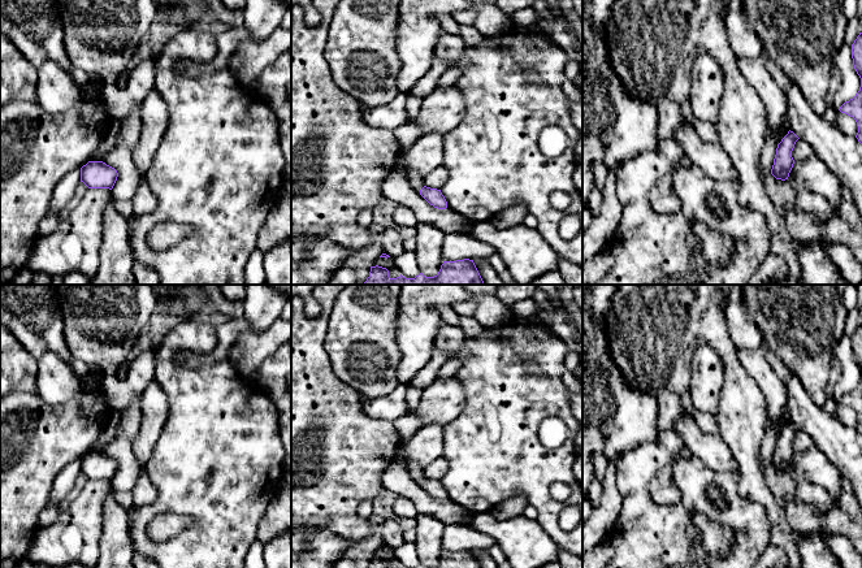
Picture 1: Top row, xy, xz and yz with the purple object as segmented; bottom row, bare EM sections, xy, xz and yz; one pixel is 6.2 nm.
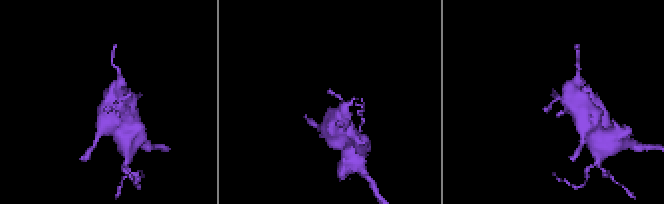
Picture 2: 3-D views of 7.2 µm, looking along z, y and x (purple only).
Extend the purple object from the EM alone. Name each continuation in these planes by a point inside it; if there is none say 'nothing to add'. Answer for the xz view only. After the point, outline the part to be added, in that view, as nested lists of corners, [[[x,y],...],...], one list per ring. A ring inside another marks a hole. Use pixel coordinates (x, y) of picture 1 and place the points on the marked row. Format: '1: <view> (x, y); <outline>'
nothing to add

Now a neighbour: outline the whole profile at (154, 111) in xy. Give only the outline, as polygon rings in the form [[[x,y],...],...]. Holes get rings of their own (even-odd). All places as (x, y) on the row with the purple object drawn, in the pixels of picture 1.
[[[153,87],[142,105],[142,127],[139,143],[130,153],[138,173],[146,173],[151,165],[151,160],[160,147],[163,135],[168,126],[168,108]]]

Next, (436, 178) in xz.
[[[442,165],[423,177],[426,187],[441,190],[449,178],[449,170]]]

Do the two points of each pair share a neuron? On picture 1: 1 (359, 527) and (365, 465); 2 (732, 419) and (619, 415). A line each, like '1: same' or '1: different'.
1: same
2: different

